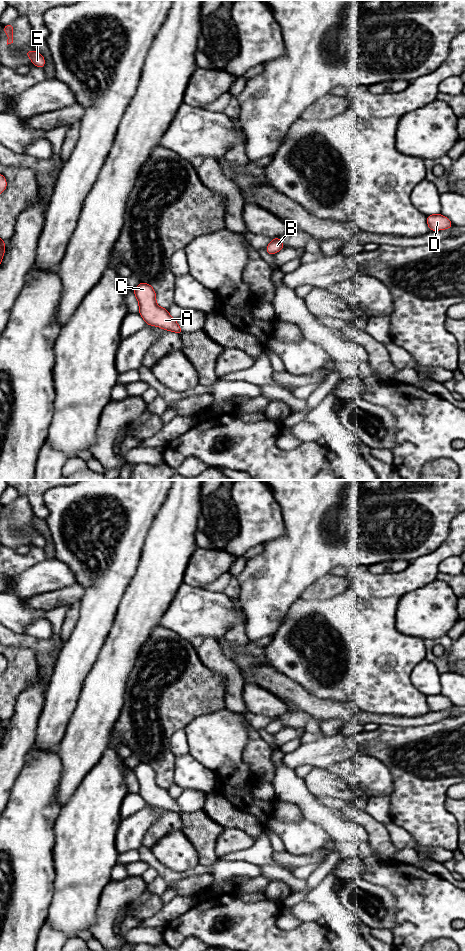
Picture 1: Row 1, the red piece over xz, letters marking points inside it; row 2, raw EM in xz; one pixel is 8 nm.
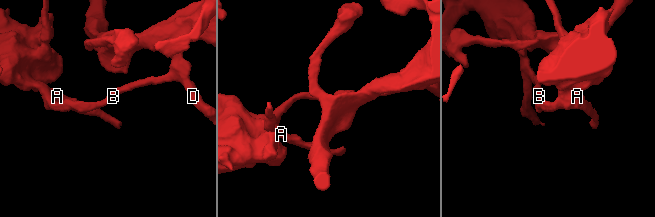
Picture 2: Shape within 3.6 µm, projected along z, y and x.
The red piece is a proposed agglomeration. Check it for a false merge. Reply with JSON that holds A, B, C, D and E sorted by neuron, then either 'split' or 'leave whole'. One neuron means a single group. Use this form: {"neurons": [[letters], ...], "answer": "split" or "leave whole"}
{"neurons": [["A", "C", "E"], ["B", "D"]], "answer": "split"}

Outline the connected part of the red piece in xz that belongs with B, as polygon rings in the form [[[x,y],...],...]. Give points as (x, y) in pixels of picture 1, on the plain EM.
[[[273,718],[272,721],[268,724],[267,729],[269,730],[269,735],[275,734],[278,731],[284,729],[281,718]]]

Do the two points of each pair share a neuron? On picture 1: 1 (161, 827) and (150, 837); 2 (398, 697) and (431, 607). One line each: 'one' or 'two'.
1: one
2: two

